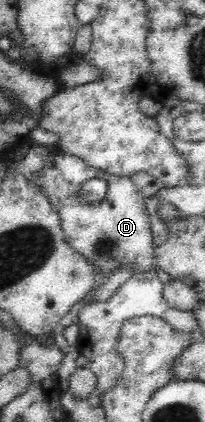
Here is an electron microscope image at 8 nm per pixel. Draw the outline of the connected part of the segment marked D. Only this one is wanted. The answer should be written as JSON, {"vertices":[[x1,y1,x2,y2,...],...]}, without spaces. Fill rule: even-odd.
{"vertices":[[58,151,48,159,46,168,38,177,38,186,42,188,42,193,50,201,51,207,57,209,67,244,74,252,82,254,88,264,96,266,100,277,126,264,134,264,134,270,138,272,155,268,146,199,129,177,116,176,86,166,82,159],[93,178,107,182,106,198,98,204,80,204,79,198,73,197,73,194,81,184]]}

